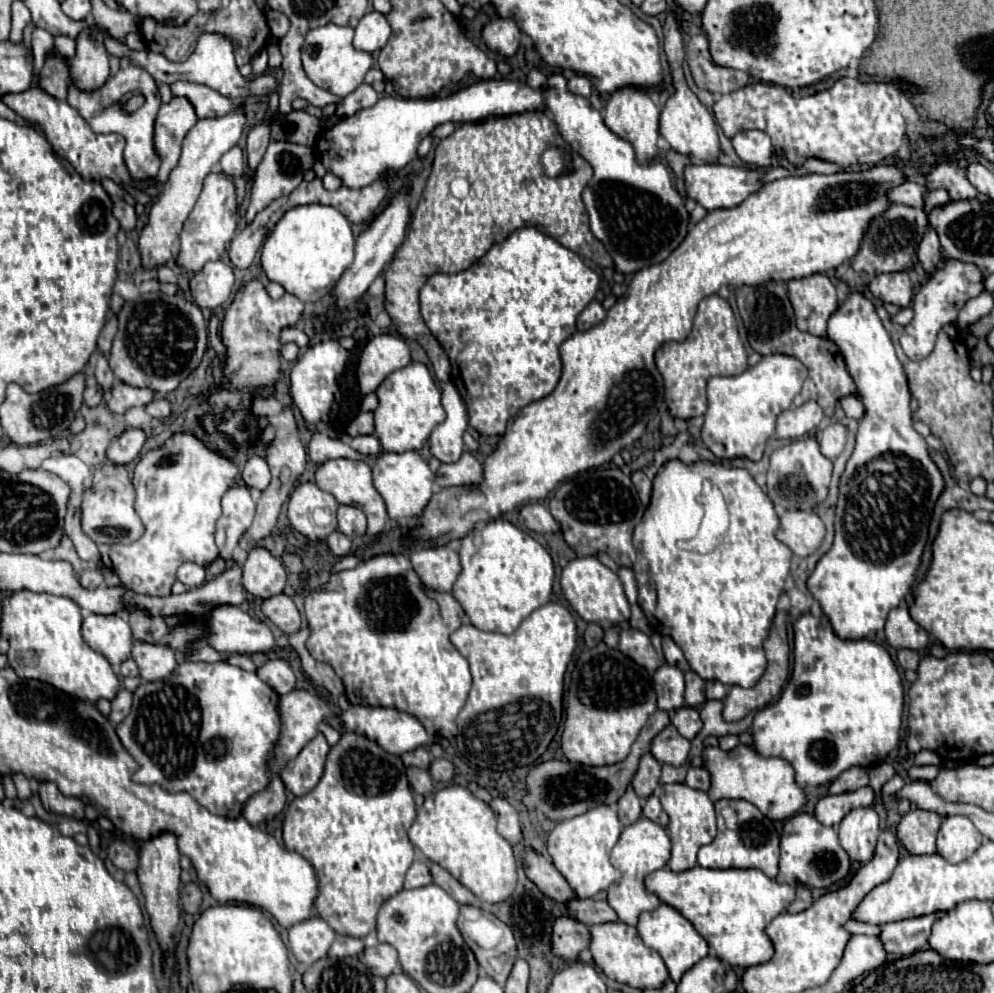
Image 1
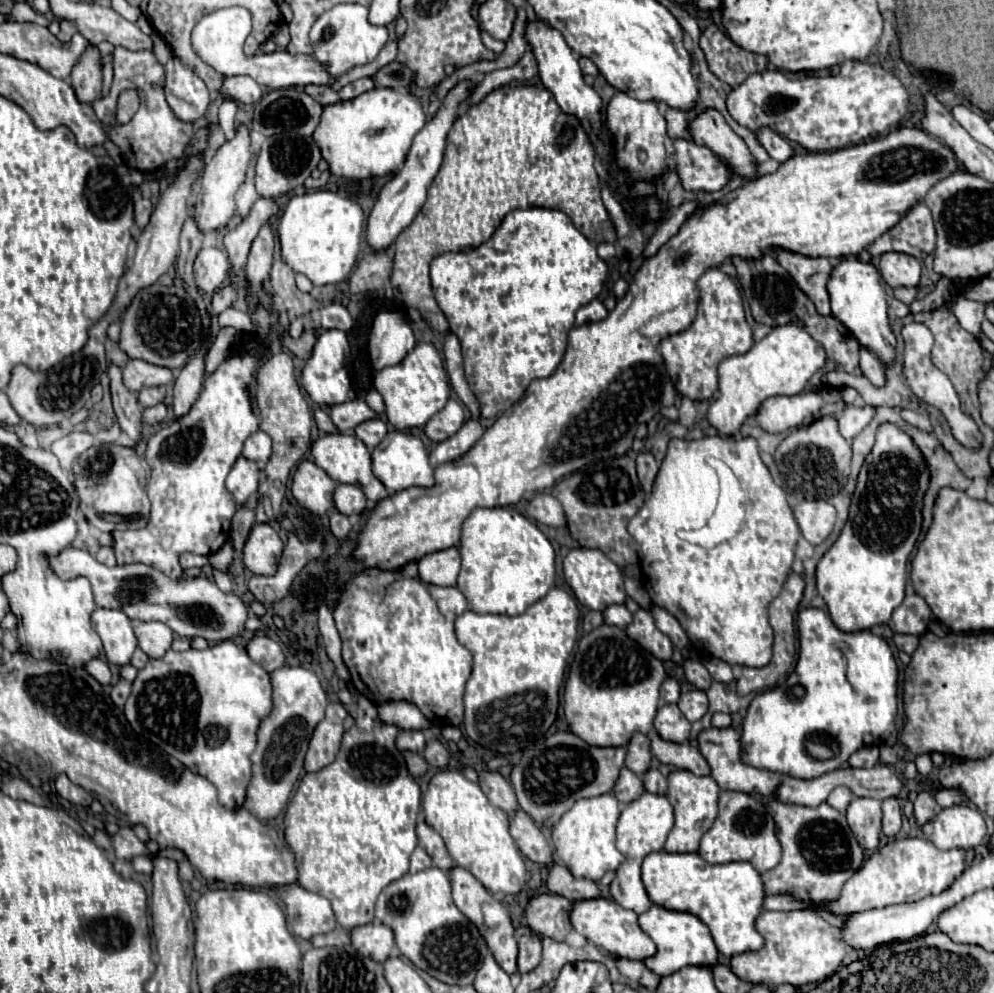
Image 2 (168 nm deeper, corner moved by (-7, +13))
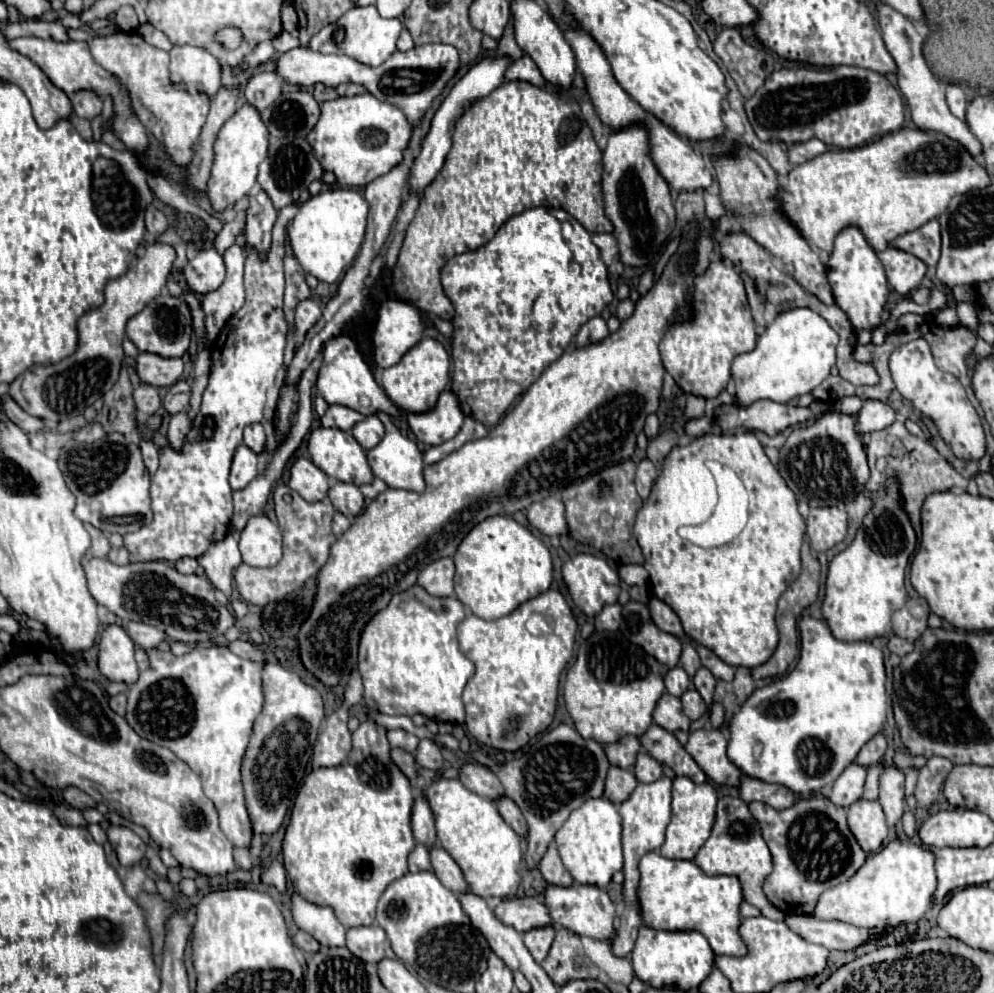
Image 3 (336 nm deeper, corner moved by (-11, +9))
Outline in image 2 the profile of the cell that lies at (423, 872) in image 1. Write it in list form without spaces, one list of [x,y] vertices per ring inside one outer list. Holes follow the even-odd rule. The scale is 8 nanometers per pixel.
[[[417,846],[417,848],[413,850],[413,854],[411,854],[411,868],[409,868],[409,872],[415,874],[415,872],[425,870],[425,868],[431,868],[431,866],[433,866],[433,862],[431,862],[429,854],[425,854],[425,850],[421,850],[421,848]]]

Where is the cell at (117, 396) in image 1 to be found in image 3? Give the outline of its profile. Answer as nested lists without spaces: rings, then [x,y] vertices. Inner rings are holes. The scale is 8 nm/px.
[[[141,352],[137,356],[135,370],[143,384],[173,386],[177,380],[181,380],[183,360],[181,358],[161,358],[157,354]]]

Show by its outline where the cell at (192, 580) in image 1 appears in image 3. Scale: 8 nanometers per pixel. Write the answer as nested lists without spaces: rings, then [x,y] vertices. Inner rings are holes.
[[[181,558],[175,562],[175,568],[181,572],[181,574],[195,574],[197,570],[197,560],[195,558]]]

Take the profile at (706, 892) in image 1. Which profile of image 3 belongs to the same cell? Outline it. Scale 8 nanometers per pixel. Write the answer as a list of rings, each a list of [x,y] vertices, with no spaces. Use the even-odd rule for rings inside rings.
[[[649,852],[639,862],[639,904],[647,926],[657,930],[697,930],[701,932],[717,956],[745,956],[747,946],[739,934],[743,890],[737,876],[707,876],[695,860],[671,860],[657,852]]]

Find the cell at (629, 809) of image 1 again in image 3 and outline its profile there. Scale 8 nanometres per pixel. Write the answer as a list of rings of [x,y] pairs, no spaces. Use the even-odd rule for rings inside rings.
[[[611,766],[607,772],[607,782],[605,782],[605,798],[609,798],[615,806],[621,806],[629,794],[637,788],[637,778],[631,770],[623,770],[619,766]]]

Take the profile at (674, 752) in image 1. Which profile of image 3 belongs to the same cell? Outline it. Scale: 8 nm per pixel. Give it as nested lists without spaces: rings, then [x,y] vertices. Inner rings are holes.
[[[667,692],[657,702],[657,708],[653,712],[653,720],[655,720],[655,724],[665,728],[667,732],[675,732],[675,730],[687,732],[689,724],[691,724],[691,720],[681,710],[681,700],[667,694]]]

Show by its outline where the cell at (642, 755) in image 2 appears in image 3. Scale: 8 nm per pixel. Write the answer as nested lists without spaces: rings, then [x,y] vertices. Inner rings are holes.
[[[625,736],[619,742],[605,746],[605,752],[607,752],[607,758],[611,764],[631,770],[635,766],[637,754],[641,752],[641,740],[633,738],[633,736]]]

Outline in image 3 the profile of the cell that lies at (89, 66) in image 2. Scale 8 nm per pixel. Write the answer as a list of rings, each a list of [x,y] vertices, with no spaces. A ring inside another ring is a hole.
[[[79,90],[75,92],[73,96],[73,112],[79,116],[79,118],[95,118],[97,114],[101,114],[101,108],[103,108],[103,100],[97,92],[93,90]]]

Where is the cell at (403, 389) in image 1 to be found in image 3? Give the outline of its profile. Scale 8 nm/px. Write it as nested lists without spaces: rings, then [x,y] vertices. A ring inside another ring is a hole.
[[[423,338],[417,346],[413,346],[399,364],[385,368],[381,372],[381,388],[389,396],[389,400],[407,414],[423,414],[435,408],[439,394],[449,384],[449,356],[441,342],[433,338]]]

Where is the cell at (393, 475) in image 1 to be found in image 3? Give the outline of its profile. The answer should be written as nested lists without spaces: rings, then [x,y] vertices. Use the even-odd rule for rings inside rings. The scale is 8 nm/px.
[[[377,412],[379,420],[385,424],[385,438],[367,452],[369,466],[377,478],[381,478],[389,488],[401,488],[401,490],[413,490],[413,492],[423,492],[425,490],[425,478],[423,478],[423,454],[417,448],[413,440],[403,436],[397,426],[392,422],[389,415]]]

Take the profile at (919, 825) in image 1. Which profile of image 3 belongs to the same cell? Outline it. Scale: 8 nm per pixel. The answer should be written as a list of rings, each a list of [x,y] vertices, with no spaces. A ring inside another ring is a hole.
[[[941,756],[929,758],[927,766],[921,768],[919,782],[917,782],[917,788],[915,788],[915,798],[917,798],[917,804],[921,808],[929,808],[937,800],[941,786],[943,786],[951,768],[953,768],[953,764],[947,758],[941,758]]]

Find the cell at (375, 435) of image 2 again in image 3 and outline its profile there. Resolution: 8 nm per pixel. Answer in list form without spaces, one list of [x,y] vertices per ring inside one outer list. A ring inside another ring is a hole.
[[[367,416],[353,428],[353,436],[365,450],[371,450],[385,436],[385,426],[377,416]]]

